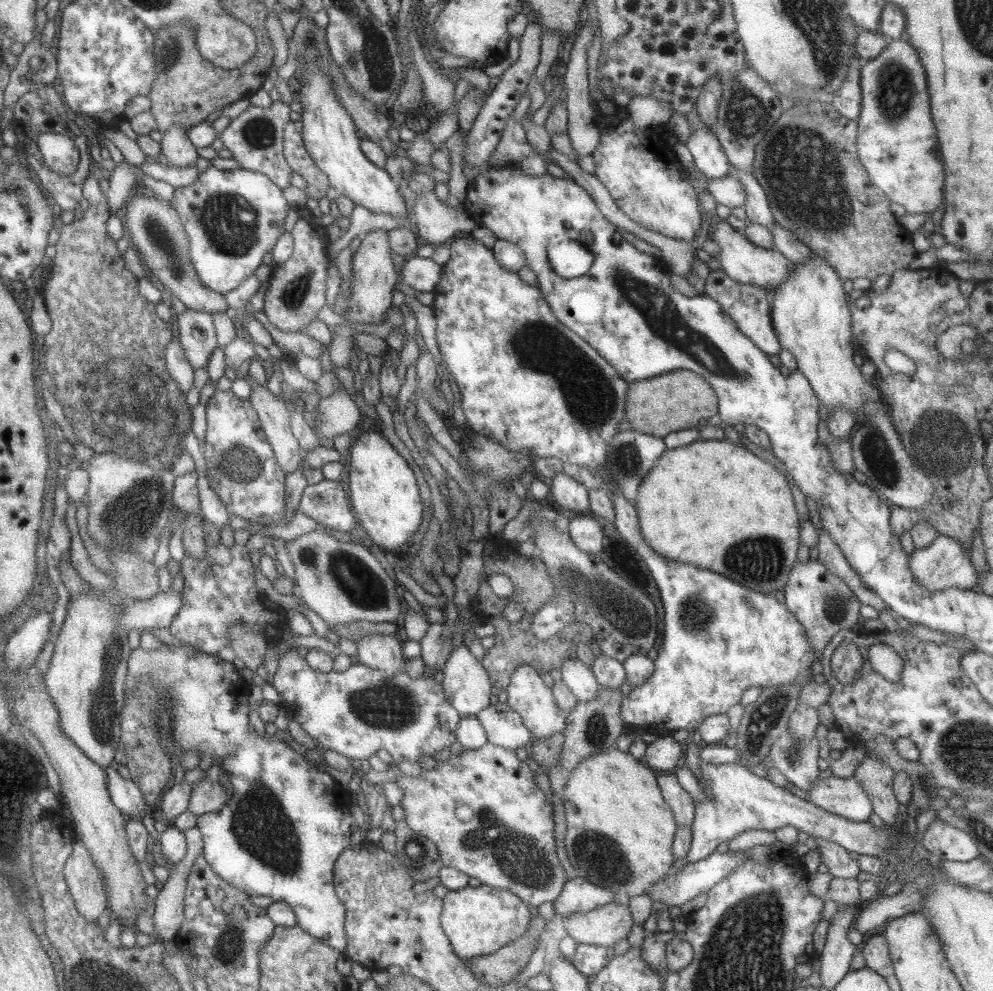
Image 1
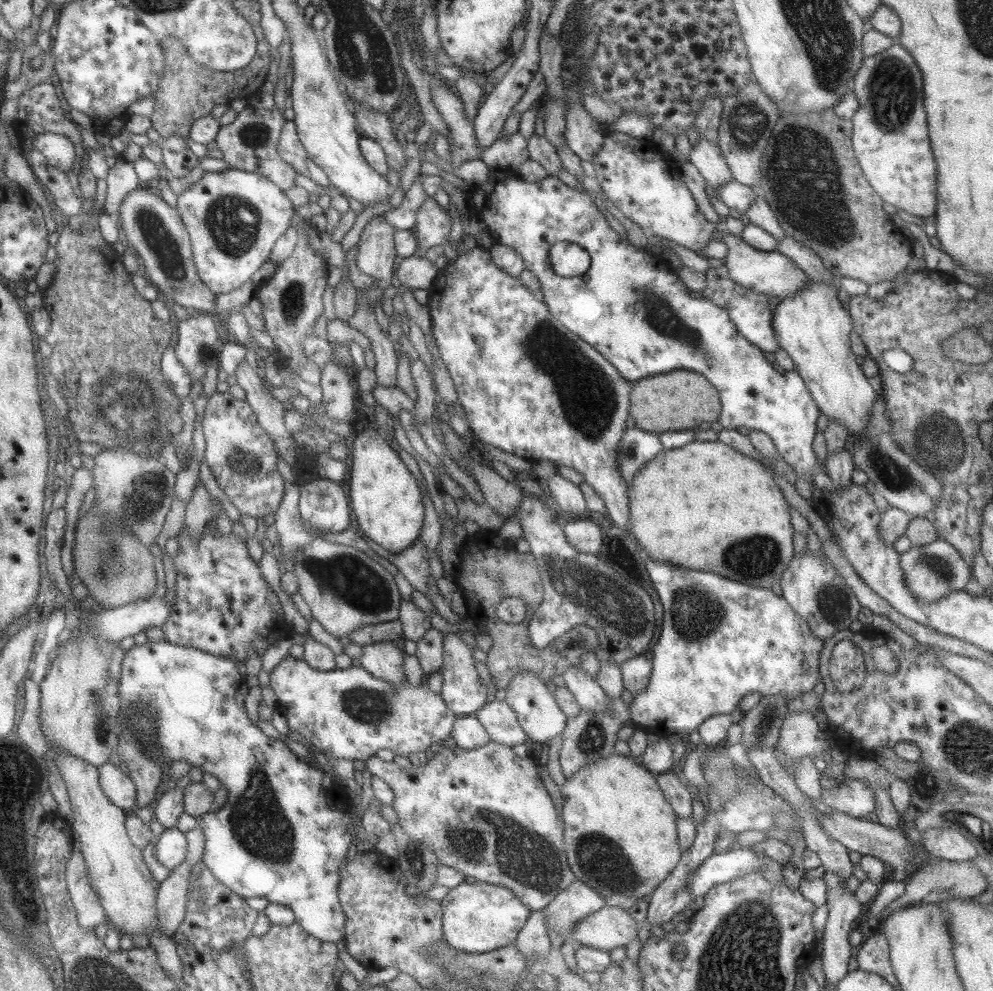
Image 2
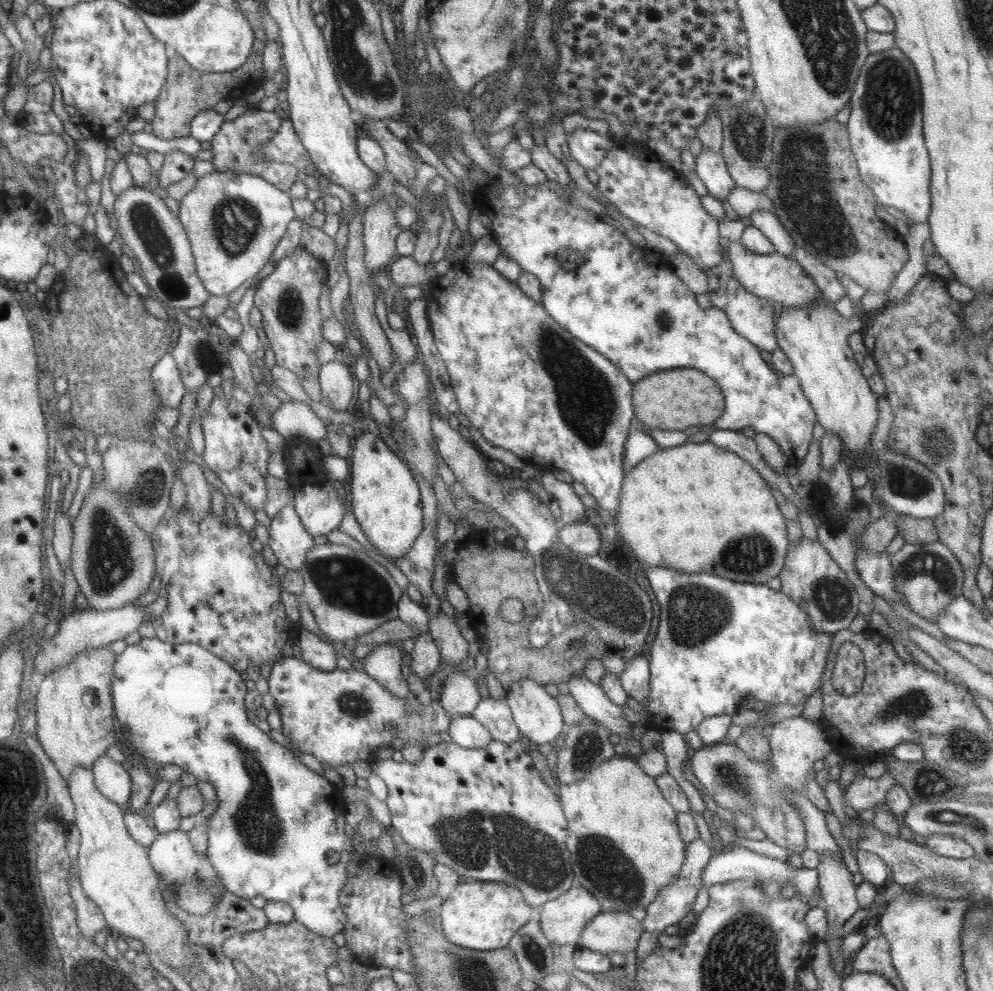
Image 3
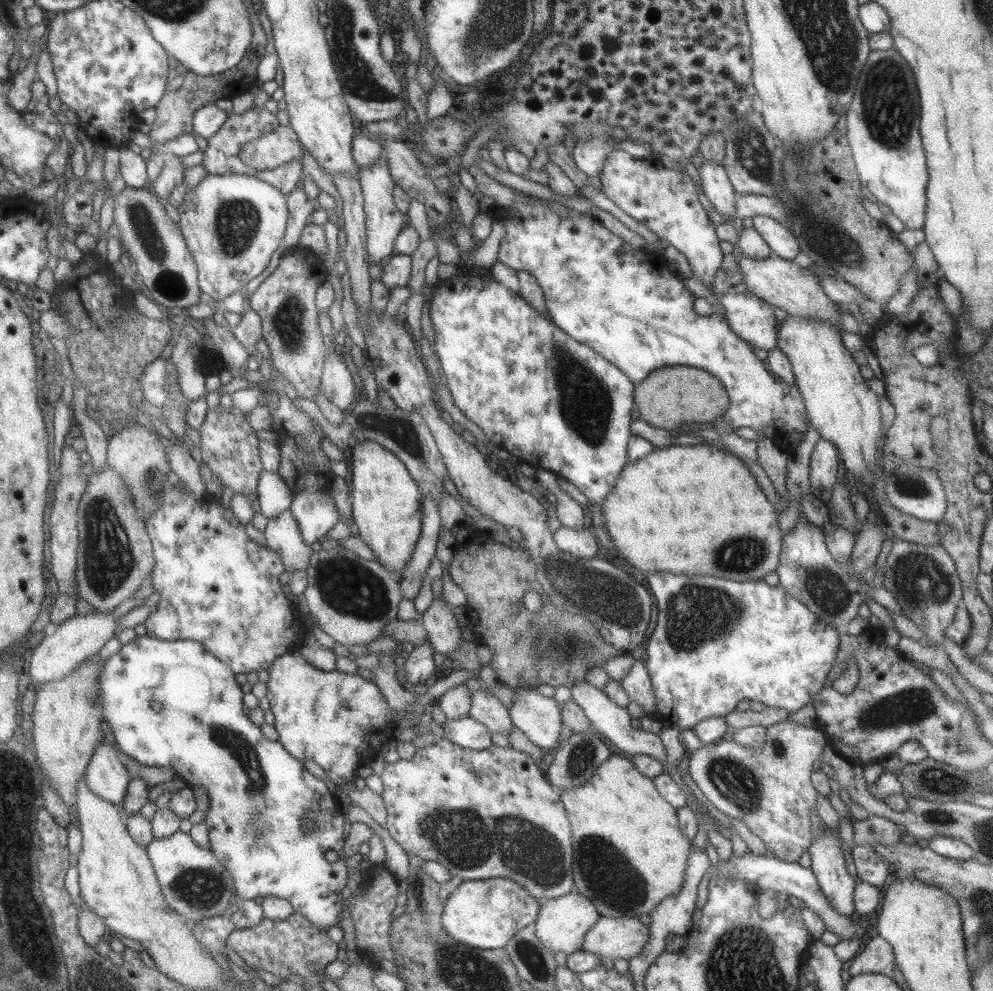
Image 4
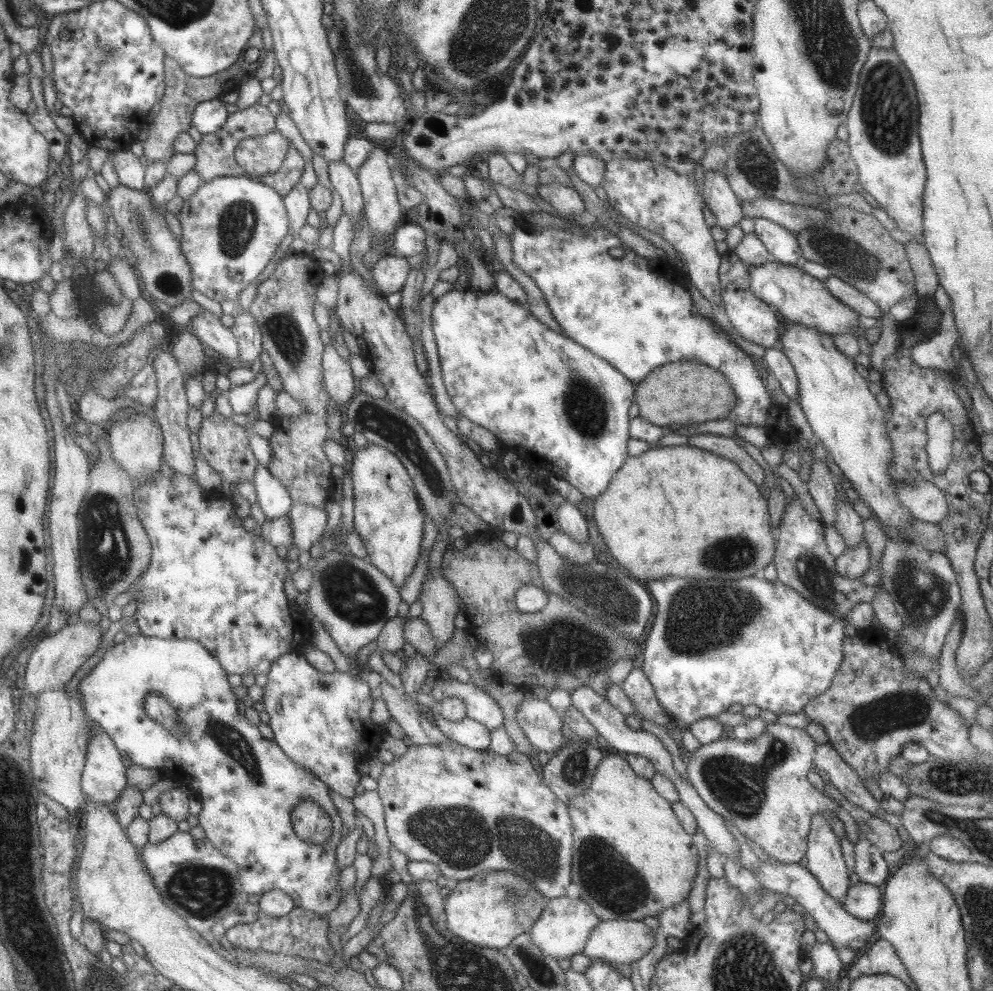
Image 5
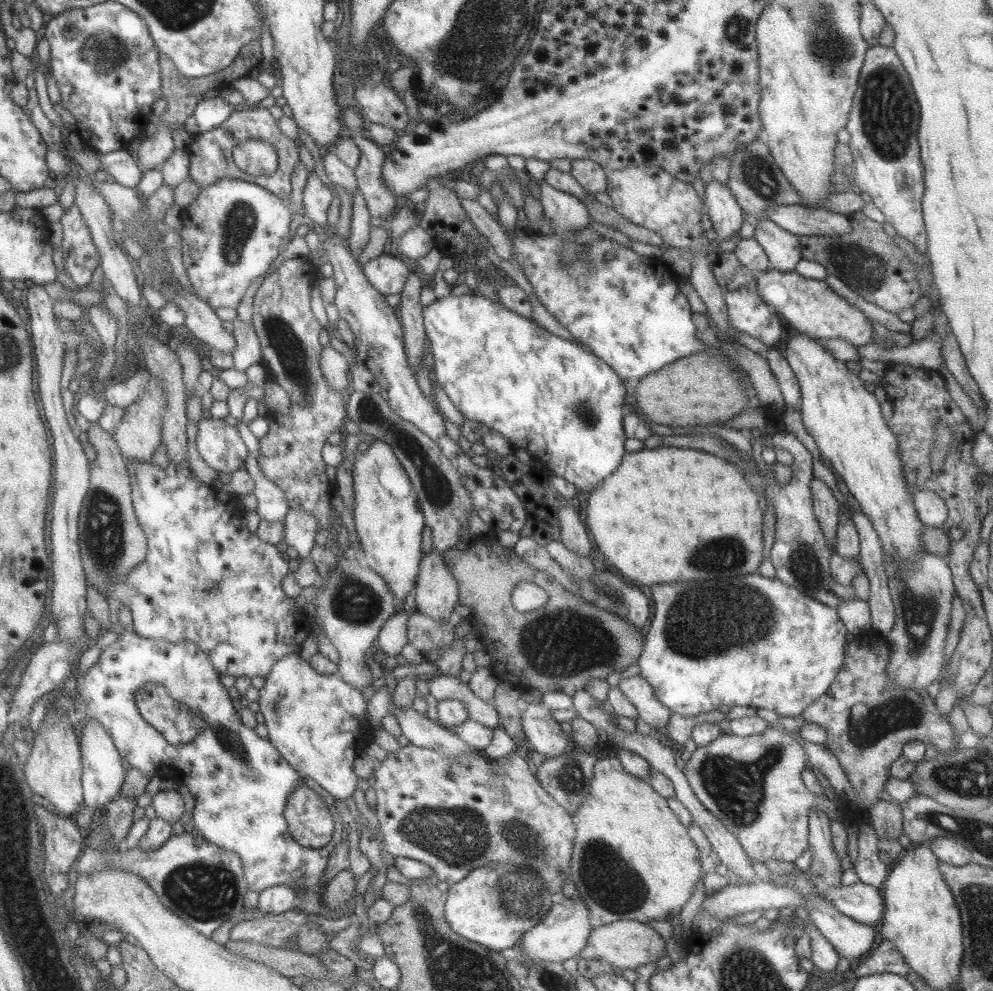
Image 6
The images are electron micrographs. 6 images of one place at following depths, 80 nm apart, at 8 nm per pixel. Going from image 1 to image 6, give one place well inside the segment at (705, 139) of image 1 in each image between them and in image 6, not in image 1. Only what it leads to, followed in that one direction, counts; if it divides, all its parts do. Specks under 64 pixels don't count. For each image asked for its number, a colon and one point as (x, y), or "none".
2: (706, 157)
3: (710, 168)
4: (716, 186)
5: (717, 194)
6: (726, 217)

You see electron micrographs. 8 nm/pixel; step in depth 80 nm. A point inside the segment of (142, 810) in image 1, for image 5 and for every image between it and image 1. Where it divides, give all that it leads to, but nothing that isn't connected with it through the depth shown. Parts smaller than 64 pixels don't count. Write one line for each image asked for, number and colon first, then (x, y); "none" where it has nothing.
2: (116, 785)
3: (111, 779)
4: (105, 776)
5: (103, 777)

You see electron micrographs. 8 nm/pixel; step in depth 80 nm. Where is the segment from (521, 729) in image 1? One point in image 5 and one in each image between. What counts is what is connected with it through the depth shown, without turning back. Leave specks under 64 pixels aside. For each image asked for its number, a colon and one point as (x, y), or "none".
2: (496, 717)
3: (494, 715)
4: (485, 708)
5: (479, 706)

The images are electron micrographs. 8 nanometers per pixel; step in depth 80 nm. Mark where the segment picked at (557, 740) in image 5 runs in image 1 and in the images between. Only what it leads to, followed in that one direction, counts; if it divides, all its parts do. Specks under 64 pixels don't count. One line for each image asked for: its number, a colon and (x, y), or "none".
1: (527, 695)
2: (538, 714)
3: (536, 714)
4: (538, 717)

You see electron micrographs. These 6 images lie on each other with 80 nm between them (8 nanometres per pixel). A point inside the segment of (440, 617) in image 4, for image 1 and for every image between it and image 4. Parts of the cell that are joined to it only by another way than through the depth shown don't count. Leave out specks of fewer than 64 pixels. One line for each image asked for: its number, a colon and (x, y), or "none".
1: (466, 686)
2: (462, 692)
3: (452, 647)

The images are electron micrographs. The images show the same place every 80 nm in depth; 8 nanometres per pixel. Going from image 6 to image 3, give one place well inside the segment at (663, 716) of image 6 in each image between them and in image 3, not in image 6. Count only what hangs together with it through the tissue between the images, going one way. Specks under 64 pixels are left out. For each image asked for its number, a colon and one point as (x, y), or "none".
3: (634, 679)
4: (636, 683)
5: (636, 686)

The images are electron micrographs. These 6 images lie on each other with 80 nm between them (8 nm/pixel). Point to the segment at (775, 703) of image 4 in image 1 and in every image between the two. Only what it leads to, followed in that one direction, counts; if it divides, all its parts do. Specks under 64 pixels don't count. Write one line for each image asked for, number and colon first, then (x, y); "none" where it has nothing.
1: (527, 382)
2: (720, 639)
3: (719, 642)

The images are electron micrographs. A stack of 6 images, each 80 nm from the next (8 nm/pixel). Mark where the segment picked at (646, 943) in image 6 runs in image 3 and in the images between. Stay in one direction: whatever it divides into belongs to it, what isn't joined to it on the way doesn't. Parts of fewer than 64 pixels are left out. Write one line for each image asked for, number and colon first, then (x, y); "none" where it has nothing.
3: (607, 932)
4: (609, 938)
5: (612, 941)

